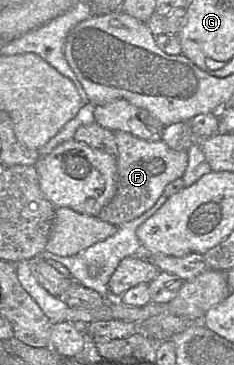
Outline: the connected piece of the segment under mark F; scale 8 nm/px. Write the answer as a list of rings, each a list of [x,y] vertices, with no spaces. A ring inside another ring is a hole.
[[[115,131],[114,137],[117,144],[116,189],[110,202],[103,207],[98,217],[105,222],[119,226],[140,217],[154,206],[165,187],[184,175],[188,155],[187,151],[168,147],[162,140],[143,140],[122,131]]]

